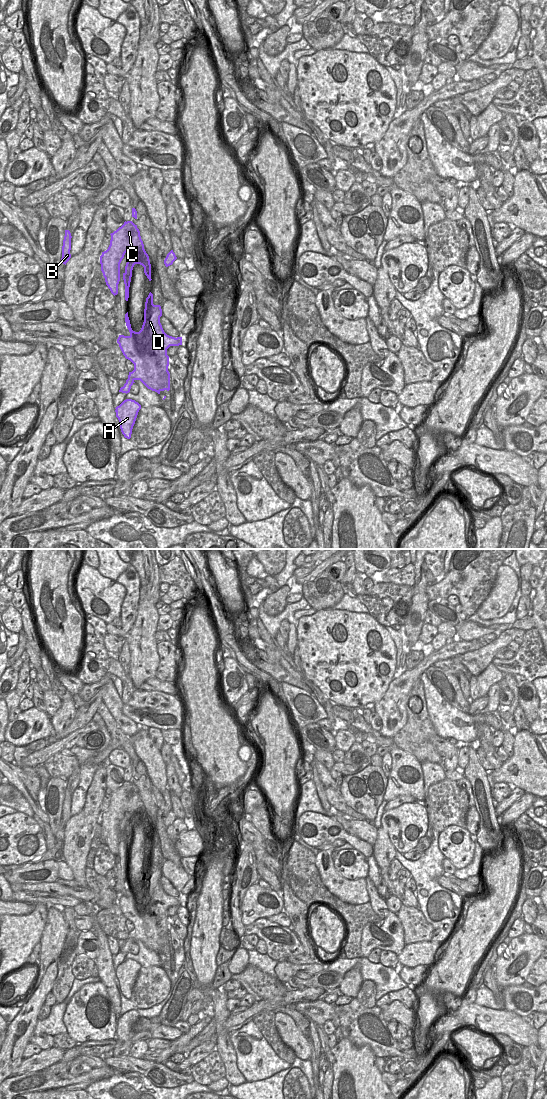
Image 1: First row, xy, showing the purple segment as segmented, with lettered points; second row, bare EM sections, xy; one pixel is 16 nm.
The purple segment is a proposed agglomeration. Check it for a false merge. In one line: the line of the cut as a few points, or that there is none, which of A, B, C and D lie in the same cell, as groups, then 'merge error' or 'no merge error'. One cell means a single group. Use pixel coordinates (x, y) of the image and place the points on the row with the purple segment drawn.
no cut; A B C D; no merge error

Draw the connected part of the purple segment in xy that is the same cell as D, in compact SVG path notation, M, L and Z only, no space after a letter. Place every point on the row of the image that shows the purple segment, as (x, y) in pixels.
M151 292L146 298L144 322L139 332L132 330L128 312L125 314L130 335L119 335L117 343L125 358L134 364L134 370L129 372L128 379L119 392L129 393L135 380L140 380L148 389L158 394L170 390L167 349L182 345L182 337L167 335L160 323L161 316L161 306L153 304Z

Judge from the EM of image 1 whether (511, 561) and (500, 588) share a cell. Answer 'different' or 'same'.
different

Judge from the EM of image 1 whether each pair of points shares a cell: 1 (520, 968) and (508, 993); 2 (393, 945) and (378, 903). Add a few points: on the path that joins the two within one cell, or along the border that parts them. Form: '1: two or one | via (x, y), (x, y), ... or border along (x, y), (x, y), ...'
1: two | border along (521, 984), (512, 984), (501, 988)
2: one | via (390, 935), (388, 933), (388, 920), (384, 913)

